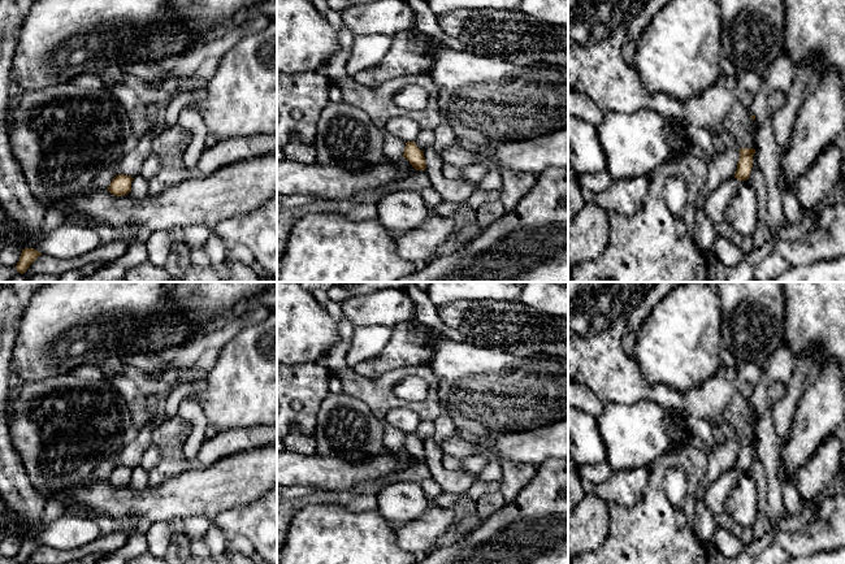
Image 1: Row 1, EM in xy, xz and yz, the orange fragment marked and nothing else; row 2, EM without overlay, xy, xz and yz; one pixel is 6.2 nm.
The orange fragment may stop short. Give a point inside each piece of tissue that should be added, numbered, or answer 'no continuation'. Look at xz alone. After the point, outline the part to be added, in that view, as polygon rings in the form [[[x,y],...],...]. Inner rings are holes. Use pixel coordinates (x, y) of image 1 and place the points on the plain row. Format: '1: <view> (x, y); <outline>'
no continuation

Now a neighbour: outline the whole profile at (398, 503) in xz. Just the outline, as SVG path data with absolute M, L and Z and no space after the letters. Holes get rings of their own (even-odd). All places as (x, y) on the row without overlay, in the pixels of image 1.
M396 482L385 486L377 495L378 513L389 524L406 524L422 516L429 509L426 498L420 483Z

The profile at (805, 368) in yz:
M800 355L796 359L793 374L785 383L784 396L779 402L772 403L774 428L780 444L786 442L798 402L816 372L815 360L810 355Z

